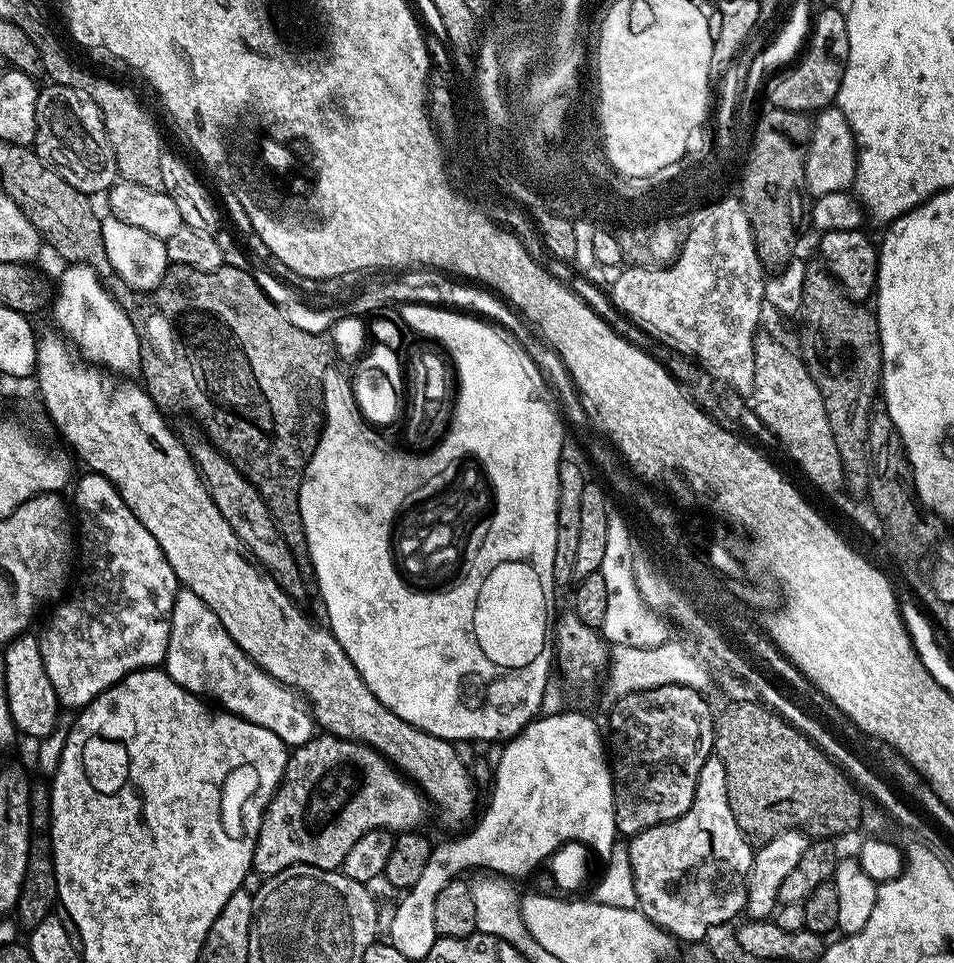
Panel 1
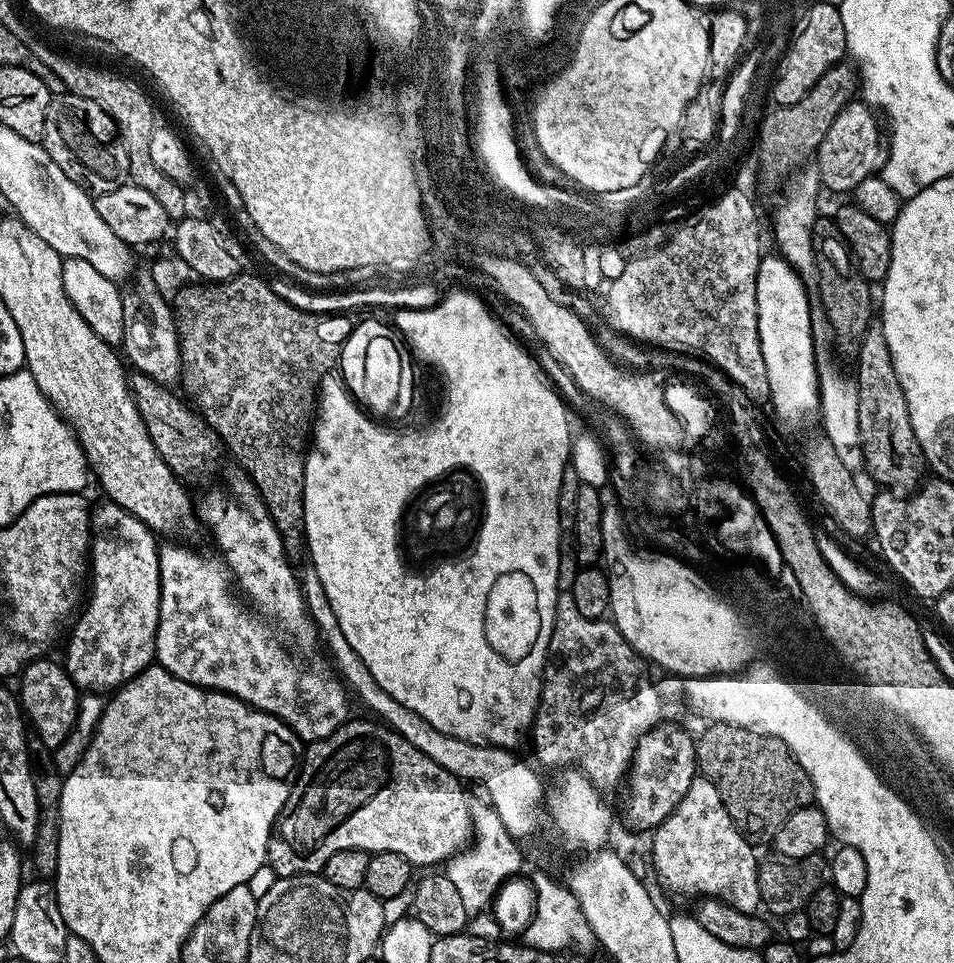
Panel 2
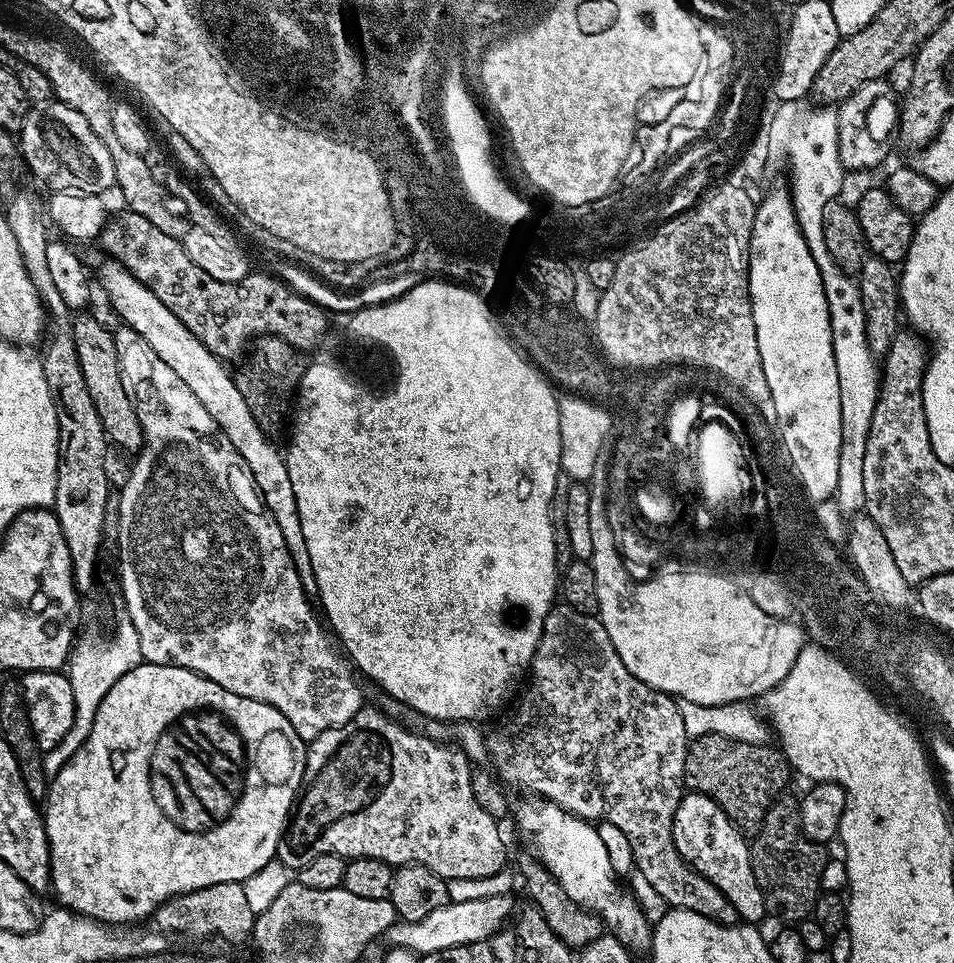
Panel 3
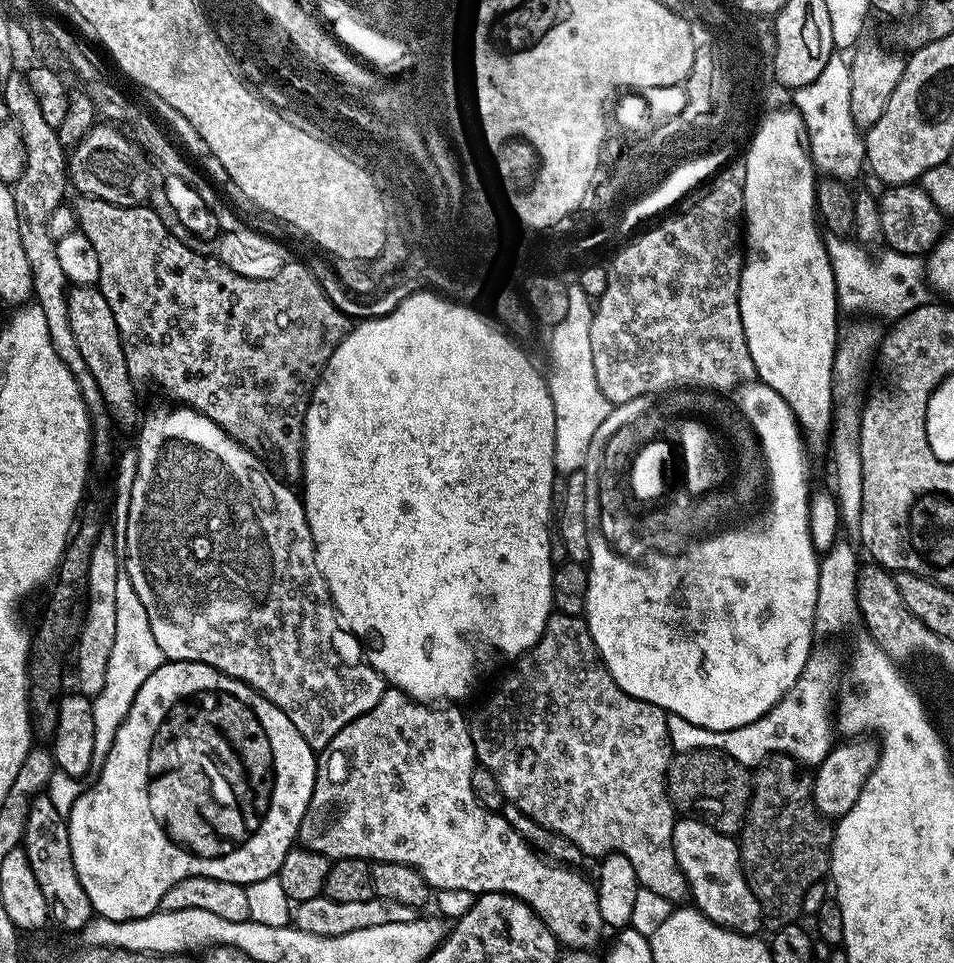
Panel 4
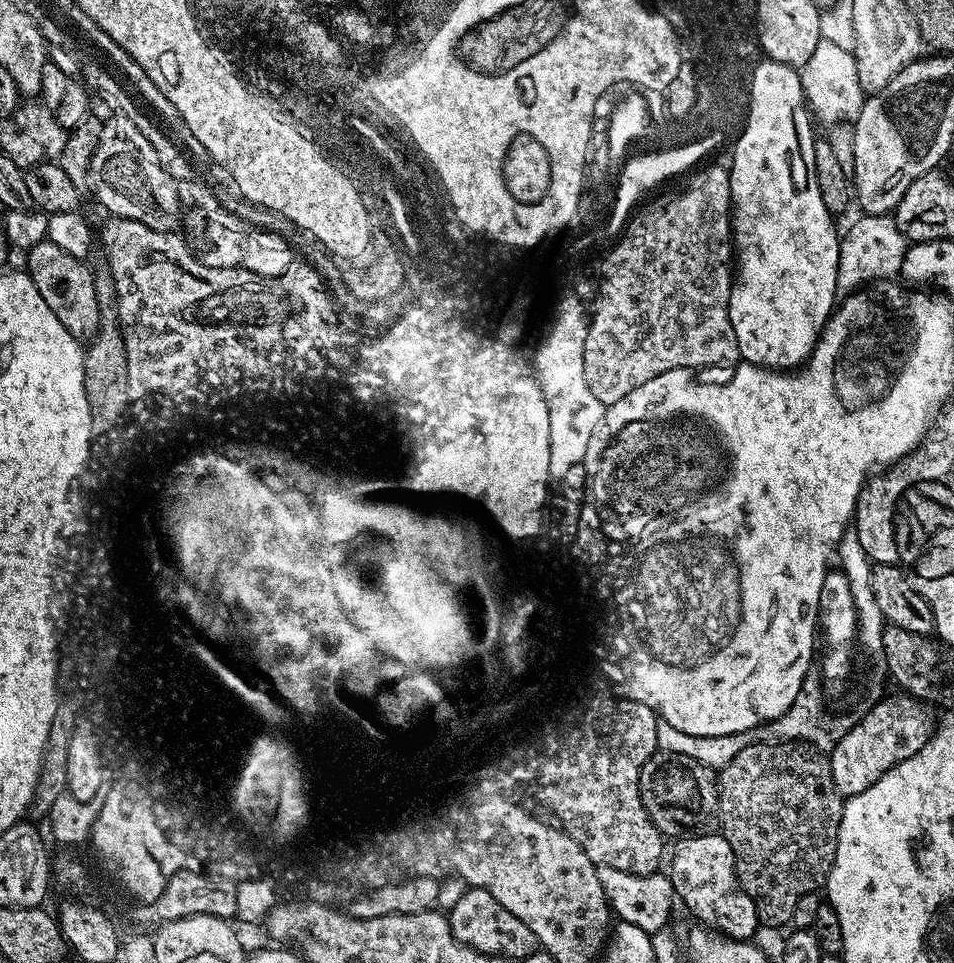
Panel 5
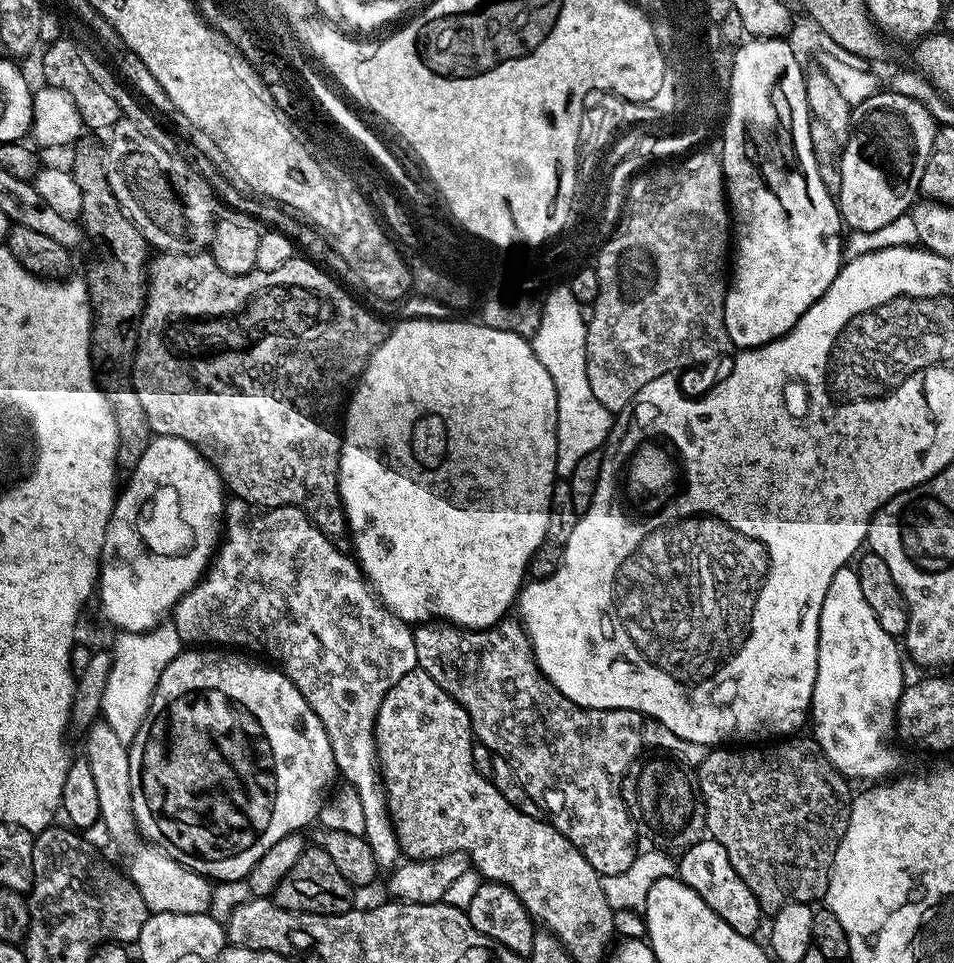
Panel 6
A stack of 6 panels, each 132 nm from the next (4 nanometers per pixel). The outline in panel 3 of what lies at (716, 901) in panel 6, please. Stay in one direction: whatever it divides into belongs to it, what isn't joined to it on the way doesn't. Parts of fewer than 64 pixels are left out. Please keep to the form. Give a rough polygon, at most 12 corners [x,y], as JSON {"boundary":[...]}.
{"boundary":[[683,796],[684,863],[741,921],[765,919],[749,841],[710,797]]}

